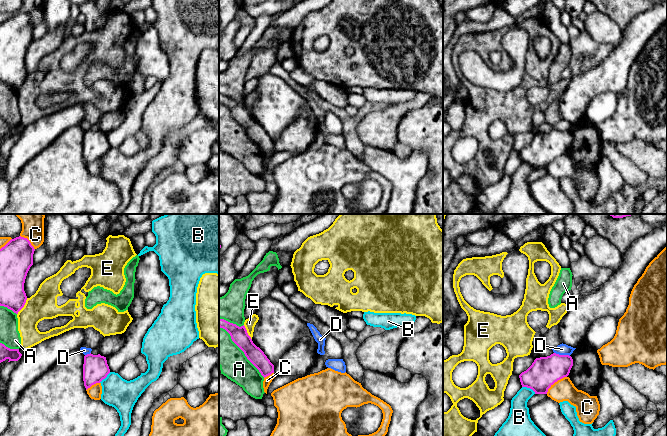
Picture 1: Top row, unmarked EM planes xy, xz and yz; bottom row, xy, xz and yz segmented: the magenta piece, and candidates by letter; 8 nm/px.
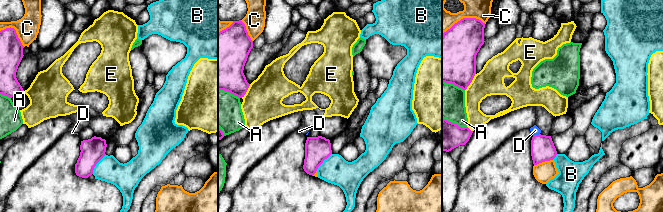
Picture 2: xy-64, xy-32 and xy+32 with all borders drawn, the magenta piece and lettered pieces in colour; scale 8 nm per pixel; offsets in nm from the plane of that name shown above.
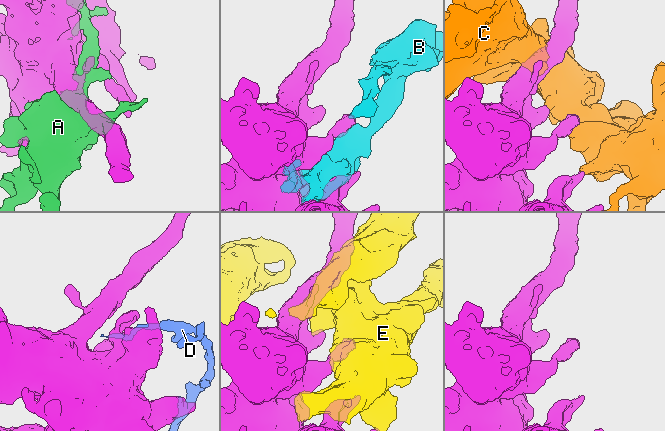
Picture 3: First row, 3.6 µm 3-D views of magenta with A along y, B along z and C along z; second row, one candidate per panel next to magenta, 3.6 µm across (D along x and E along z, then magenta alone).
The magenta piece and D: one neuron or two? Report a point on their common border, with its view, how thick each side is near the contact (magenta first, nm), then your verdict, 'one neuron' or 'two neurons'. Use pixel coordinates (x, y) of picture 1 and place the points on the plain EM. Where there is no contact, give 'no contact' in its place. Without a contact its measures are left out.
meets magenta in yz at (562, 131); 240 nm thick on the magenta side, 90 nm on the other; two neurons

